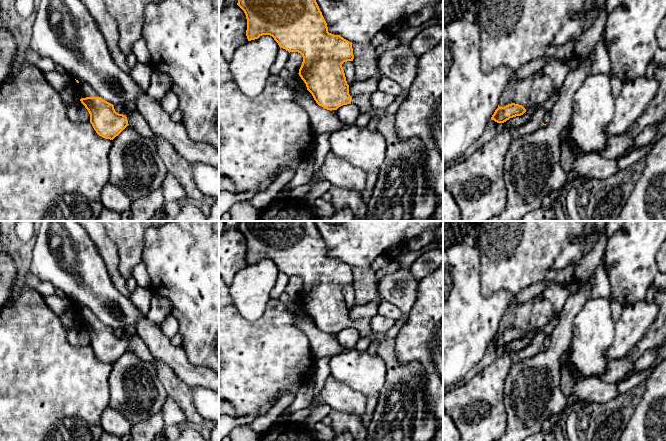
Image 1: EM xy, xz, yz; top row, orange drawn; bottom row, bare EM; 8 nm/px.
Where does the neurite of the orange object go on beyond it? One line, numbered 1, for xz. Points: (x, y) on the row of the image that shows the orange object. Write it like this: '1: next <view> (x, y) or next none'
1: next xz (401, 193)

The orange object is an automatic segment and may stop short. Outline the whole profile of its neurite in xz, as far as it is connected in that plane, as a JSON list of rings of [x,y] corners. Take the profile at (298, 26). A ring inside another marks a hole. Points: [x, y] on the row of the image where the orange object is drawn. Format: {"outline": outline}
{"outline": [[[238,0],[237,5],[246,15],[248,41],[270,35],[280,48],[302,55],[303,62],[298,74],[319,106],[332,111],[354,104],[360,113],[368,113],[372,119],[378,119],[377,130],[386,142],[385,161],[377,169],[378,179],[367,201],[364,221],[429,221],[438,198],[428,186],[422,140],[400,140],[396,134],[395,115],[387,113],[386,109],[373,108],[370,94],[350,96],[342,64],[354,59],[352,43],[328,32],[316,0]]]}

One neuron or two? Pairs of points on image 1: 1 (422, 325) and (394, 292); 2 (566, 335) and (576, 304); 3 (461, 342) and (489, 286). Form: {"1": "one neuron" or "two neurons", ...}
{"1": "two neurons", "2": "one neuron", "3": "two neurons"}

